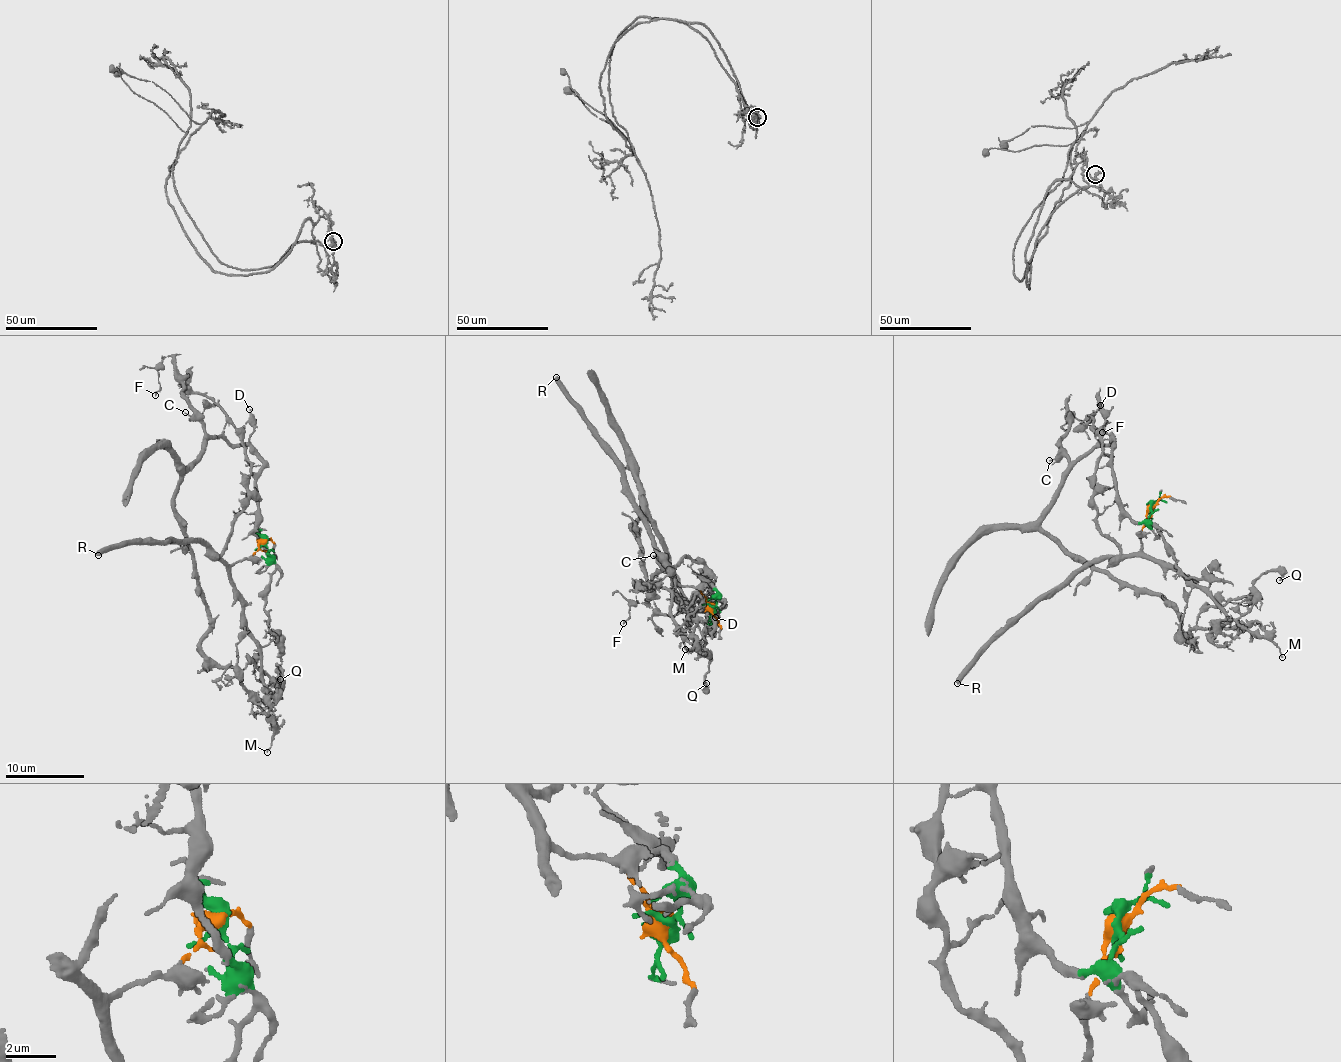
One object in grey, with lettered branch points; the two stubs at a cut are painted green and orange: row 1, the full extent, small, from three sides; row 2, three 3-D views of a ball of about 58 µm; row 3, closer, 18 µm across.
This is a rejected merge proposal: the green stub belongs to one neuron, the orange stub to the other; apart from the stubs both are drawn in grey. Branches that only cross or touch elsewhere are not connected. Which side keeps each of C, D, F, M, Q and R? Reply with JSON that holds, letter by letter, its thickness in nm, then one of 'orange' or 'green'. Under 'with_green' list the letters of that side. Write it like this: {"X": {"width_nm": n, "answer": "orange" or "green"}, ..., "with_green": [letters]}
{"C": {"width_nm": 100, "answer": "green"}, "D": {"width_nm": 200, "answer": "green"}, "F": {"width_nm": 140, "answer": "green"}, "M": {"width_nm": 110, "answer": "orange"}, "Q": {"width_nm": 160, "answer": "orange"}, "R": {"width_nm": 500, "answer": "orange"}, "with_green": ["C", "D", "F"]}

